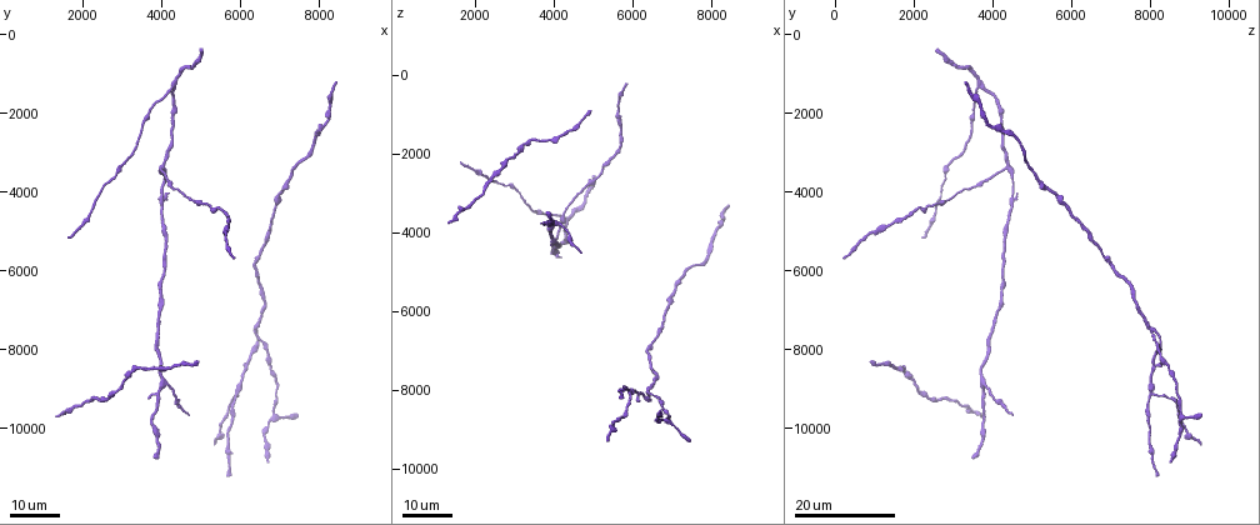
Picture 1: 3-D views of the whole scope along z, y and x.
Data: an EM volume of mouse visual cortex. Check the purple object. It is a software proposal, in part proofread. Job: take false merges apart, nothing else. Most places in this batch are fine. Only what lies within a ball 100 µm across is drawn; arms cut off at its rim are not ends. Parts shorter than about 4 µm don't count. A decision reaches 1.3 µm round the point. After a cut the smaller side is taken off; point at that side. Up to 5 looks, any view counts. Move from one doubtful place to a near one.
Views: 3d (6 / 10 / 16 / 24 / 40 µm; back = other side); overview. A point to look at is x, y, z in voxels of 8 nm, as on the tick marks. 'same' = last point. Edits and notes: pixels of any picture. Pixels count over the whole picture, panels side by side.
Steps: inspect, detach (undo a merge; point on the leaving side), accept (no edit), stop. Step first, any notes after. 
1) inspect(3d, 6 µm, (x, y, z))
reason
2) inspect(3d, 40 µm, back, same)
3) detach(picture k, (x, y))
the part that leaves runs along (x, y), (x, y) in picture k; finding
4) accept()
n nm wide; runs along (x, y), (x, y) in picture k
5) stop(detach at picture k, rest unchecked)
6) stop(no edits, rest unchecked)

inspect(3d, 24 µm, (5950, 9150, 8050))
three-way junction

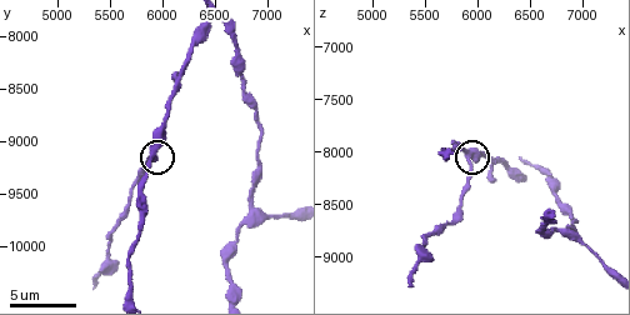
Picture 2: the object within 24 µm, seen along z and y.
inspect(3d, 6 µm, (5900, 9100, 8040))

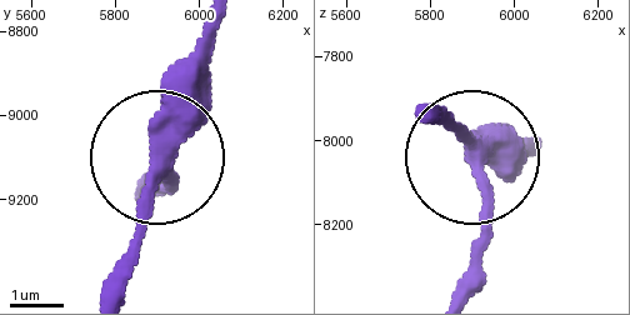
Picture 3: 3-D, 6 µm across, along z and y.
accept()
side arm 18 µm; 3 arms; all the same cell

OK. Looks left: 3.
inspect(3d, 16 µm, (3950, 3400, 4350))
thin arm on a thick one

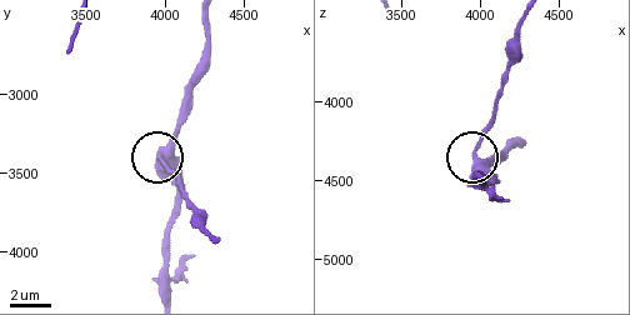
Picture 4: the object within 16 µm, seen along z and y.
inspect(3d, 10 µm, (3960, 3380, 4360))
closer look

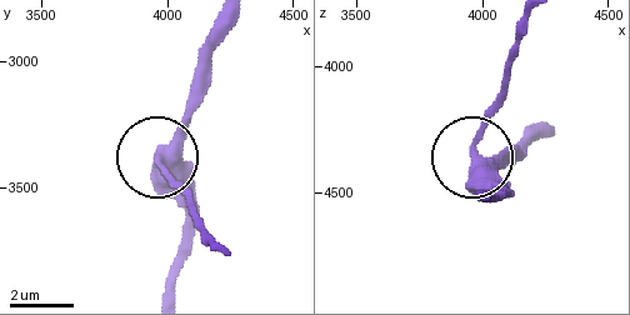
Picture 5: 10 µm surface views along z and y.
accept()
3 arms; continuous, no second cell

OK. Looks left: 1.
inspect(3d, 16 µm, (6600, 10160, 8740))
thick turns thin

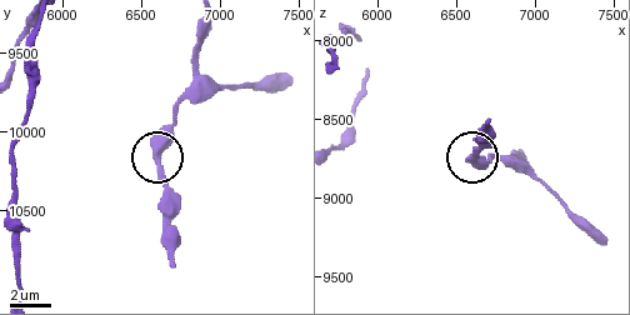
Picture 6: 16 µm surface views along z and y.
accept()
one cell here

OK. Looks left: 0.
stop(no edits, rest unchecked)

